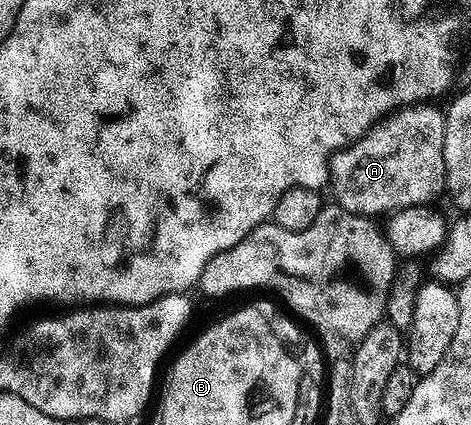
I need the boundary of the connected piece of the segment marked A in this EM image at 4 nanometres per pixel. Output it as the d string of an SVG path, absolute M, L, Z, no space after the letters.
M417 103L395 113L388 114L383 121L376 122L347 149L332 154L328 162L328 179L335 204L348 213L361 213L364 217L375 218L376 213L391 215L398 209L426 205L435 202L439 193L446 189L446 159L444 158L444 140L446 123L444 113L435 109L432 103Z

